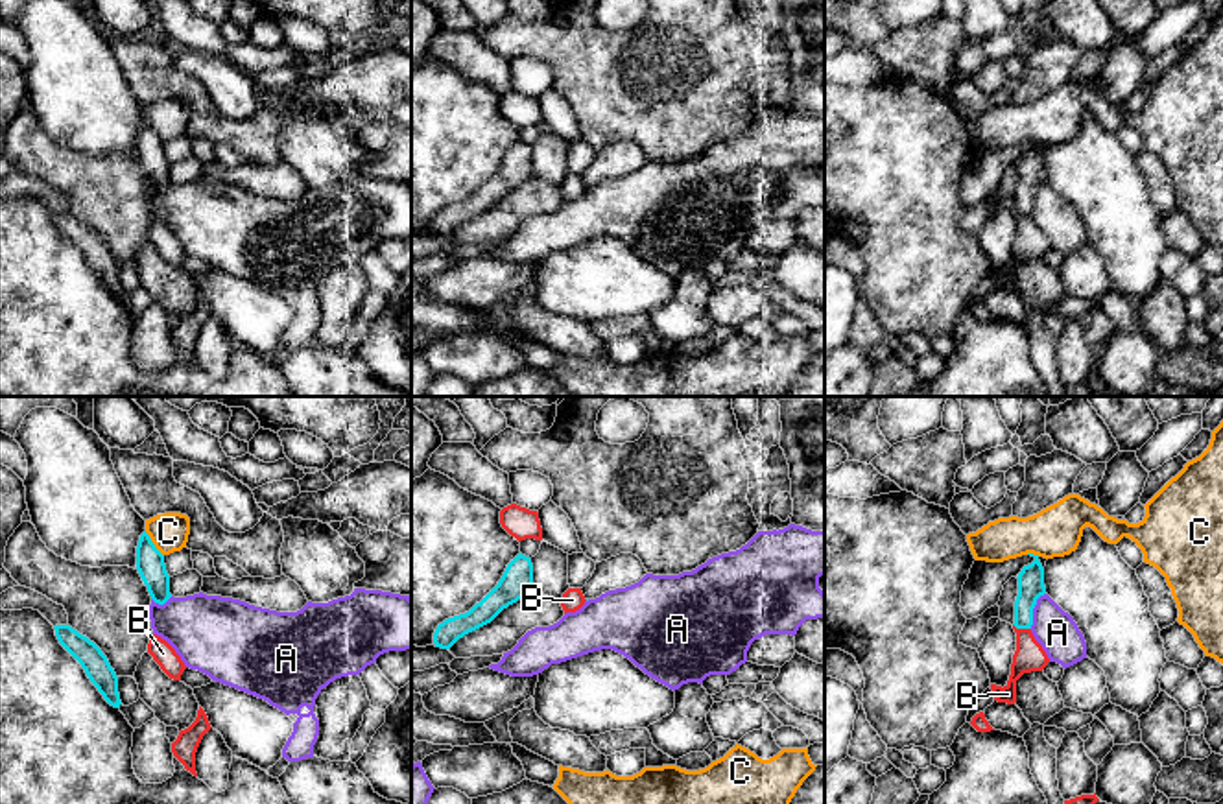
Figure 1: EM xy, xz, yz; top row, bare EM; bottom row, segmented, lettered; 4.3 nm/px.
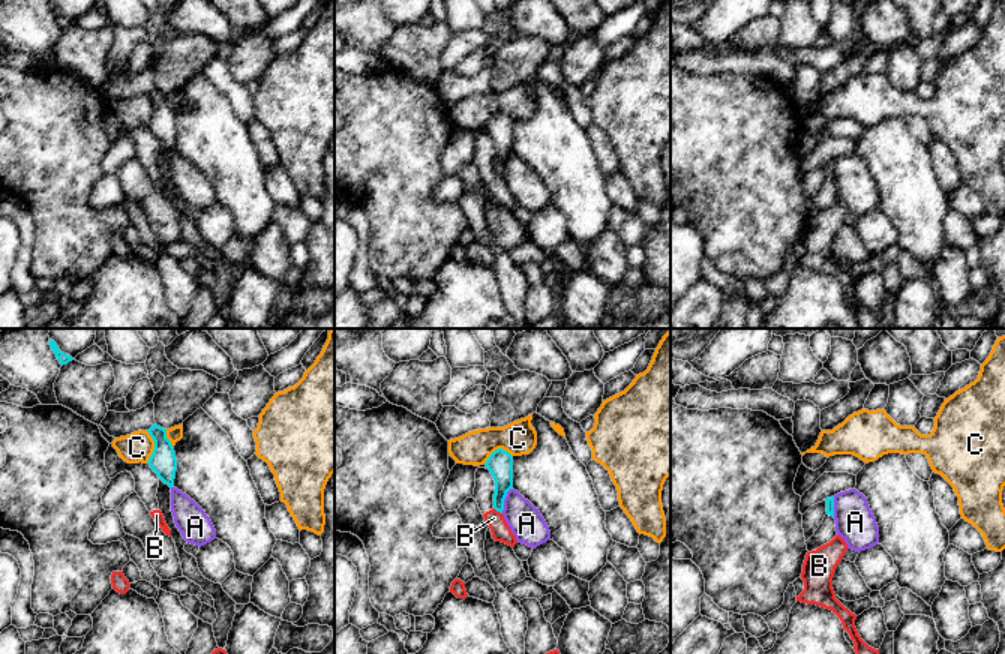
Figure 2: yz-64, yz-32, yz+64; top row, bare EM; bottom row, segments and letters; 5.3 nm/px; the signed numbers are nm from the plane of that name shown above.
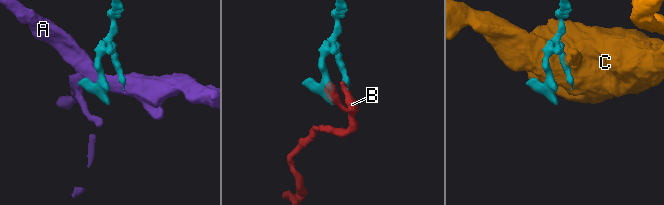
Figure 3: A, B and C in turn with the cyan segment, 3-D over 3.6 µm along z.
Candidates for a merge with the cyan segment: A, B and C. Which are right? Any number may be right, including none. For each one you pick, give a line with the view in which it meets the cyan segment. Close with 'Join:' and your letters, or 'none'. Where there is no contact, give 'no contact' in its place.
Join: none

